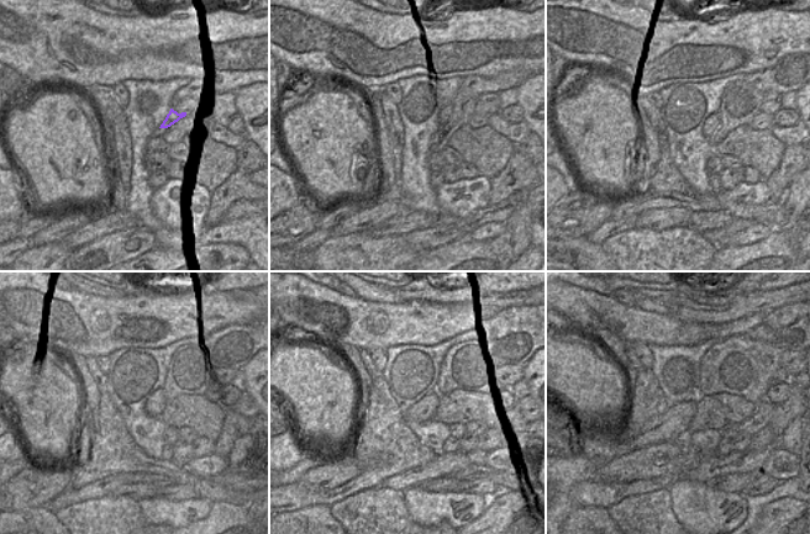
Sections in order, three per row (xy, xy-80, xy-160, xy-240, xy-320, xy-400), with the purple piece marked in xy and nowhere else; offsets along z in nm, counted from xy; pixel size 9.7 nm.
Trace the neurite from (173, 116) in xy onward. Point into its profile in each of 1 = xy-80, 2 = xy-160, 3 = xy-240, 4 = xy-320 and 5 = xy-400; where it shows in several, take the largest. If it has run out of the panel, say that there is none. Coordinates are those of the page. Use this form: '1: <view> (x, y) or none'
1: xy-80 (446, 112)
2: xy-160 (710, 125)
3: xy-240 (156, 402)
4: xy-320 (424, 410)
5: xy-400 (599, 450)

